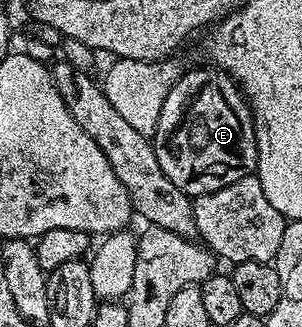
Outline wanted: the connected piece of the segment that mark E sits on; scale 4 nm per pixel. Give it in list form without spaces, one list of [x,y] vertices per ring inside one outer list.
[[[214,66],[185,71],[172,87],[186,100],[184,110],[164,140],[151,140],[152,149],[162,166],[162,174],[187,196],[198,197],[222,190],[238,178],[256,171],[256,135],[247,99],[237,83],[221,70],[214,74]]]

